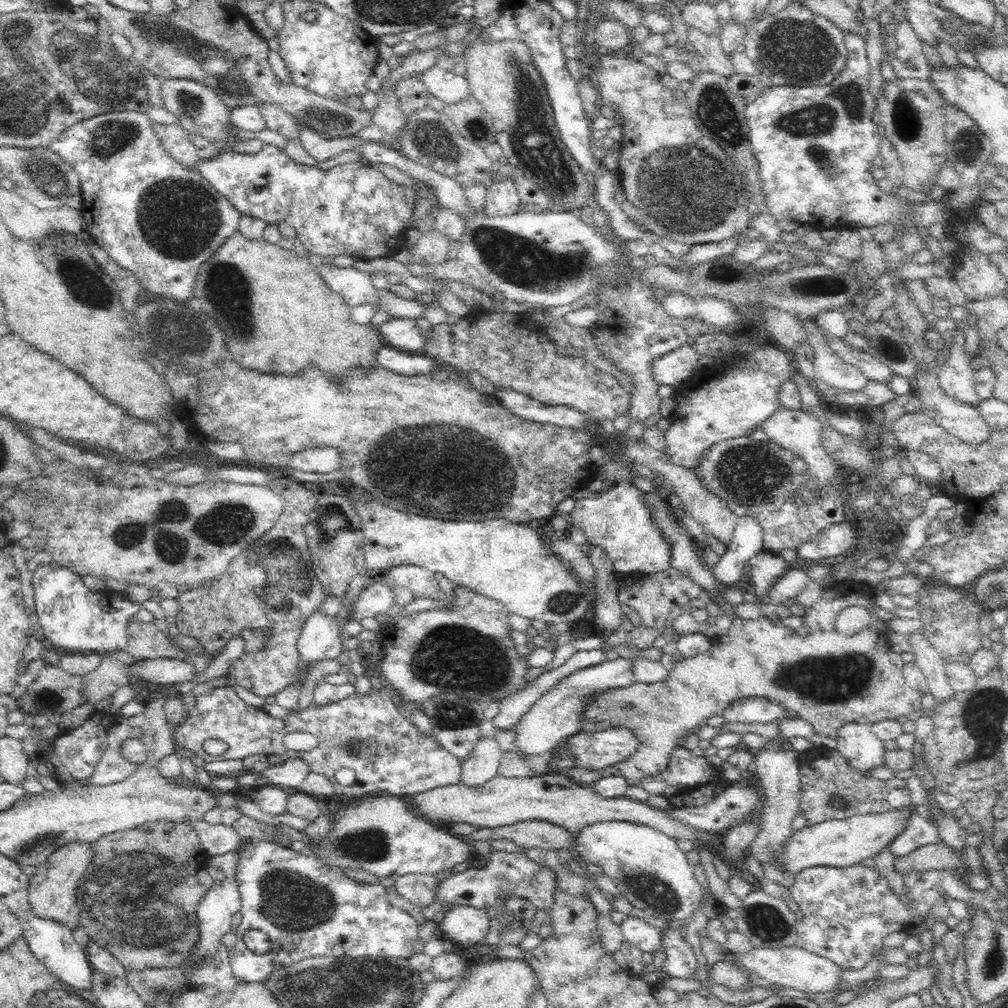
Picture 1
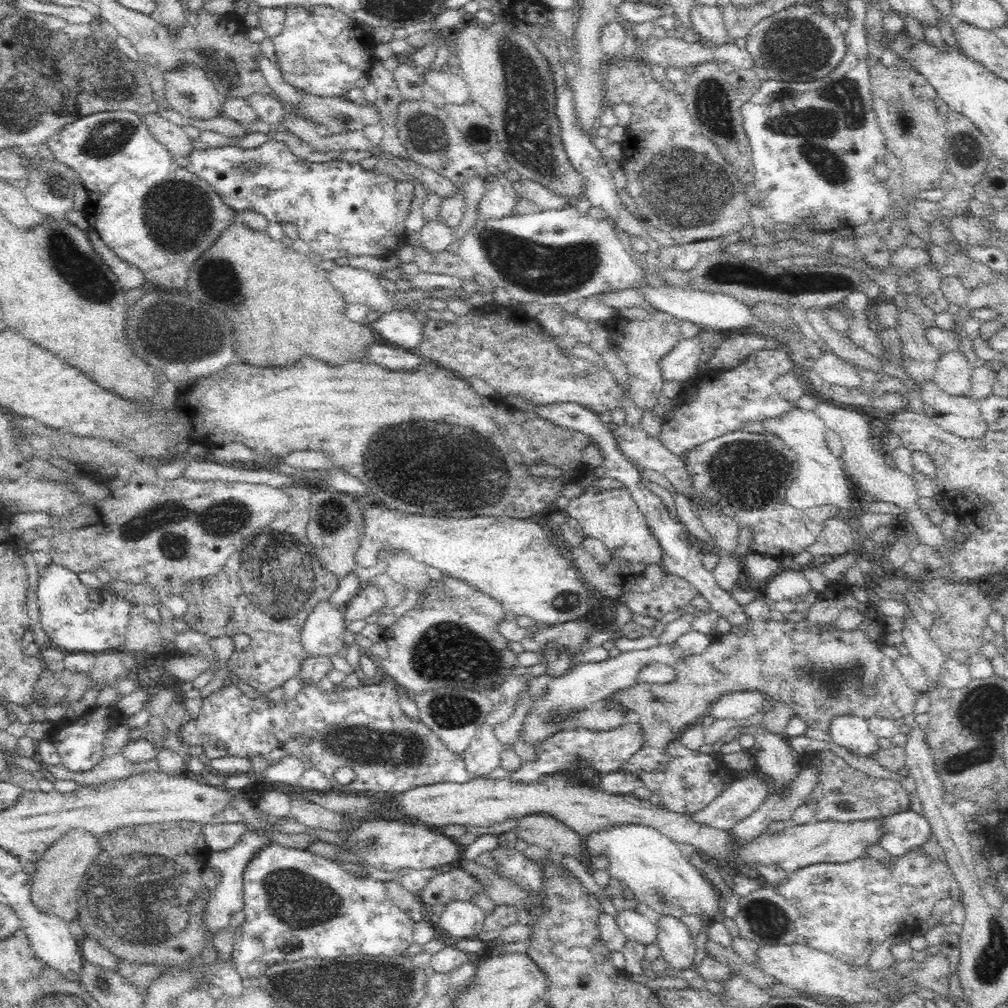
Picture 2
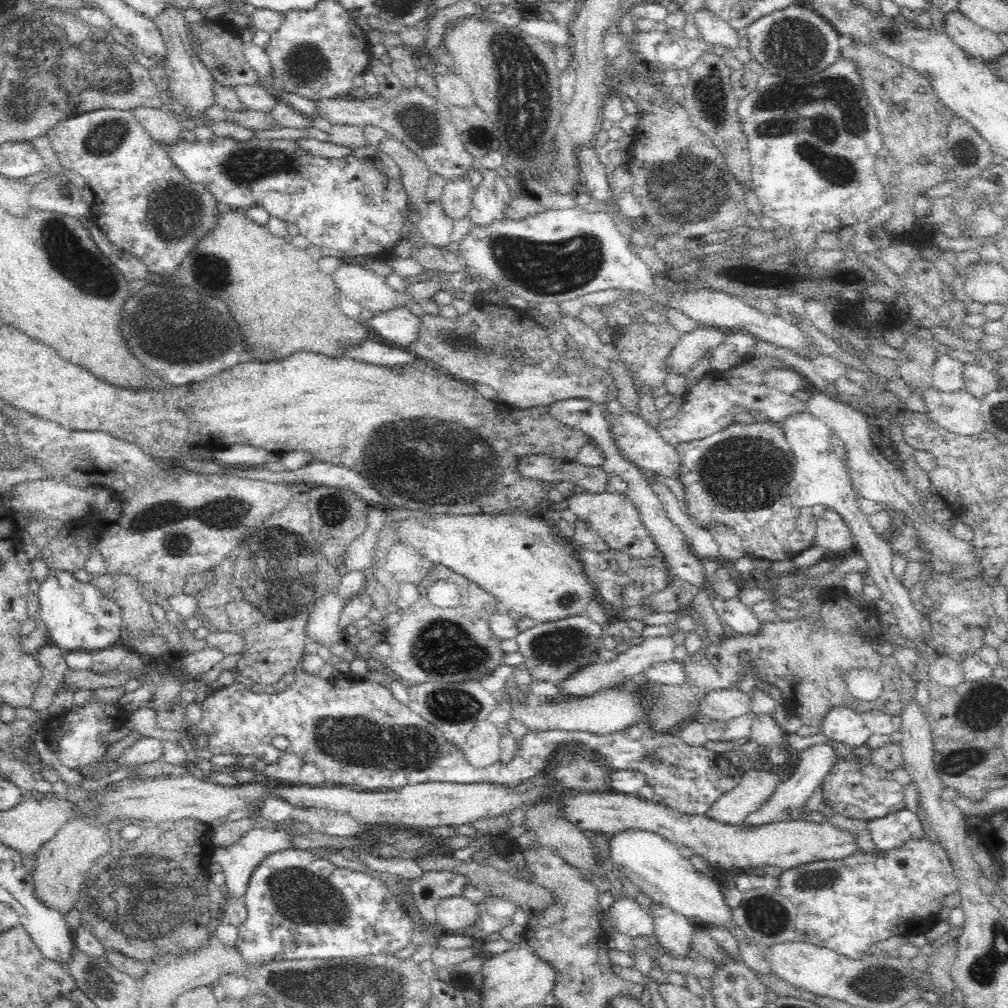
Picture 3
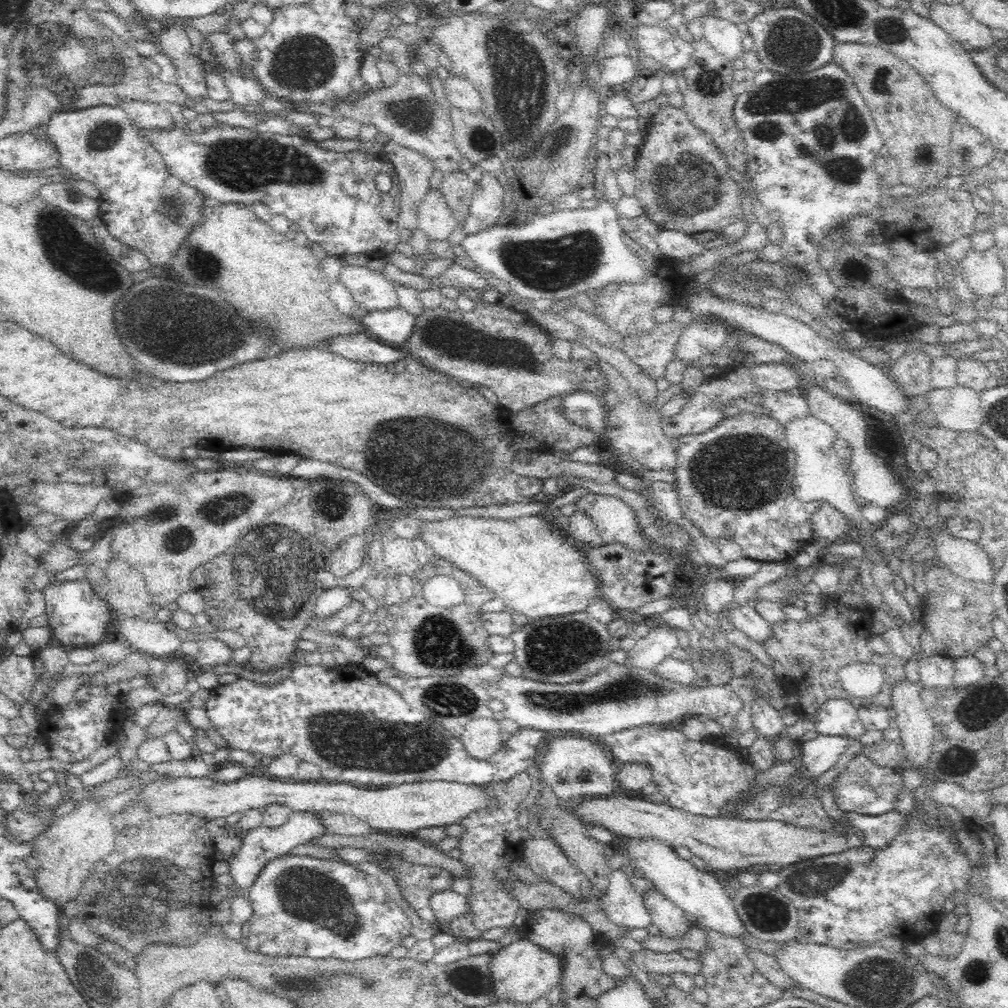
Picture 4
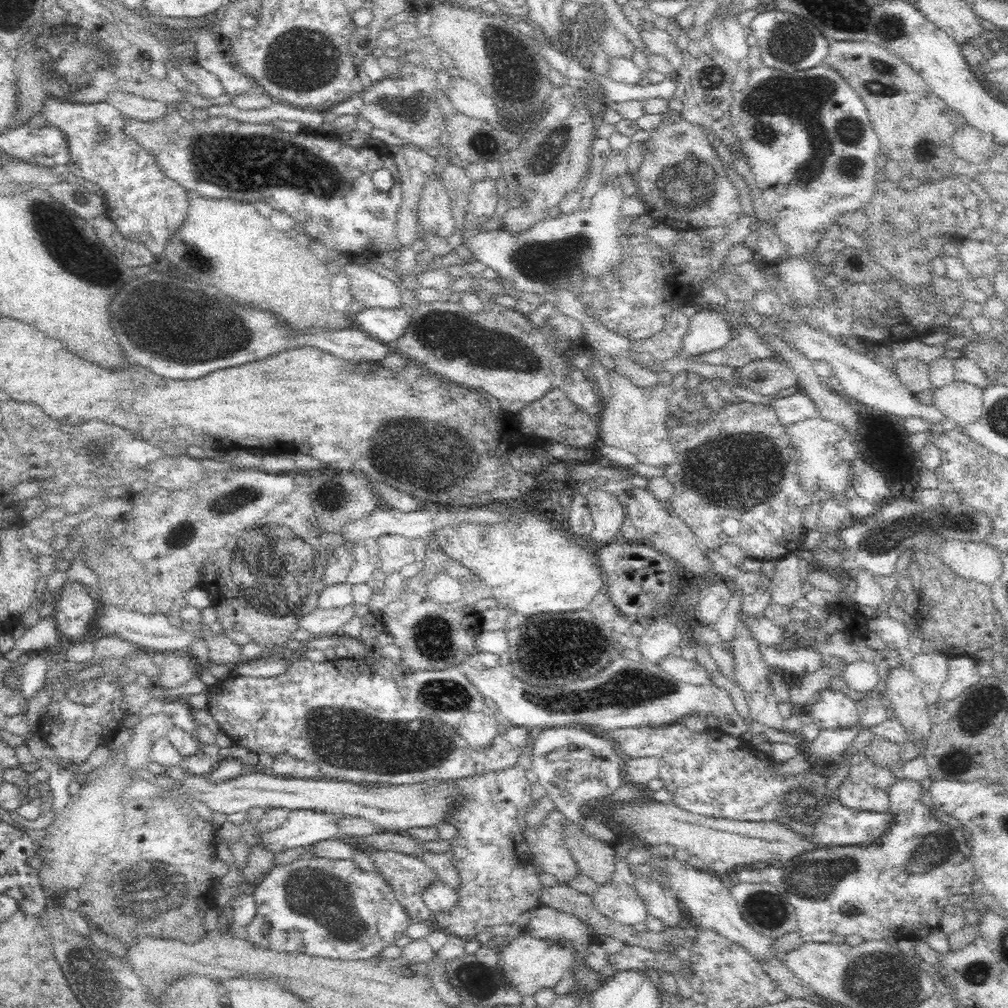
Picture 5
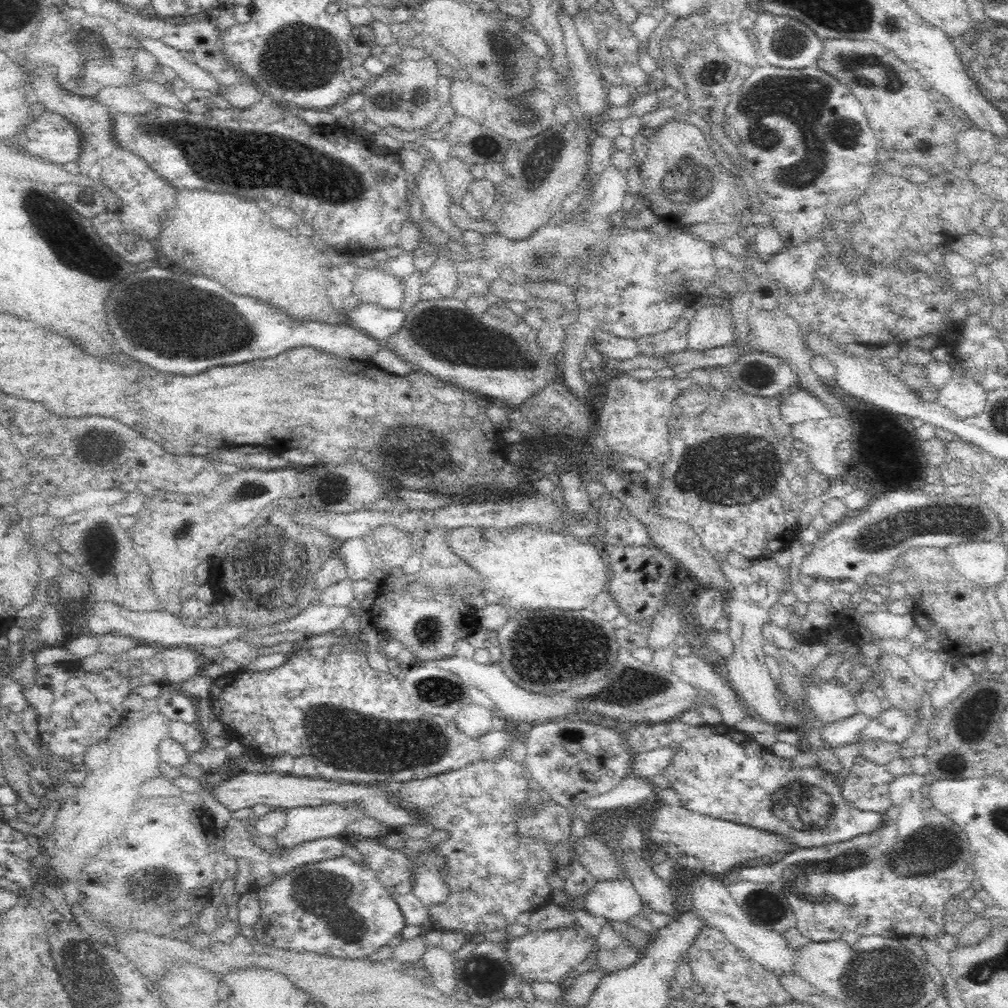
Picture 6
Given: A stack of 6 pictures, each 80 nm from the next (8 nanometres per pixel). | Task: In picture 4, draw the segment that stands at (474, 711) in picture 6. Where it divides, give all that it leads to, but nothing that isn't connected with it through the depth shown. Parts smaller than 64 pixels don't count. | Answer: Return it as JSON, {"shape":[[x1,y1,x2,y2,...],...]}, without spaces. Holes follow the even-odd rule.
{"shape":[[476,718,476,720,466,723,460,738,465,744,465,750,472,758,489,761,502,748,501,732,502,729,498,721]]}

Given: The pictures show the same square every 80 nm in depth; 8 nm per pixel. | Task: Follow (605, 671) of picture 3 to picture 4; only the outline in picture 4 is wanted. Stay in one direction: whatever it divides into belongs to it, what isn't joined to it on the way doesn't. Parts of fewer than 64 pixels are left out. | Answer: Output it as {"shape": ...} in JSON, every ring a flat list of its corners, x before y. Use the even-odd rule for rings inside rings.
{"shape":[[660,626,650,628,645,637,637,638,634,647,627,652,622,665,632,668,642,668,654,671,664,660,673,658,674,650,678,648,678,636,672,627]]}

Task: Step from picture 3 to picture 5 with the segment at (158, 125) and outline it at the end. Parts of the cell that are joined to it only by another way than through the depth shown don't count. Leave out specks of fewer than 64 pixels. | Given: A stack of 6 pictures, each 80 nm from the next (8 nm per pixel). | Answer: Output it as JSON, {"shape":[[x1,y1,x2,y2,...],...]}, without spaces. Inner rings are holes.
{"shape":[[116,91,108,93,105,101,114,108,120,109,126,118,146,122,158,120,170,111,167,104,162,101,154,101,154,99]]}

